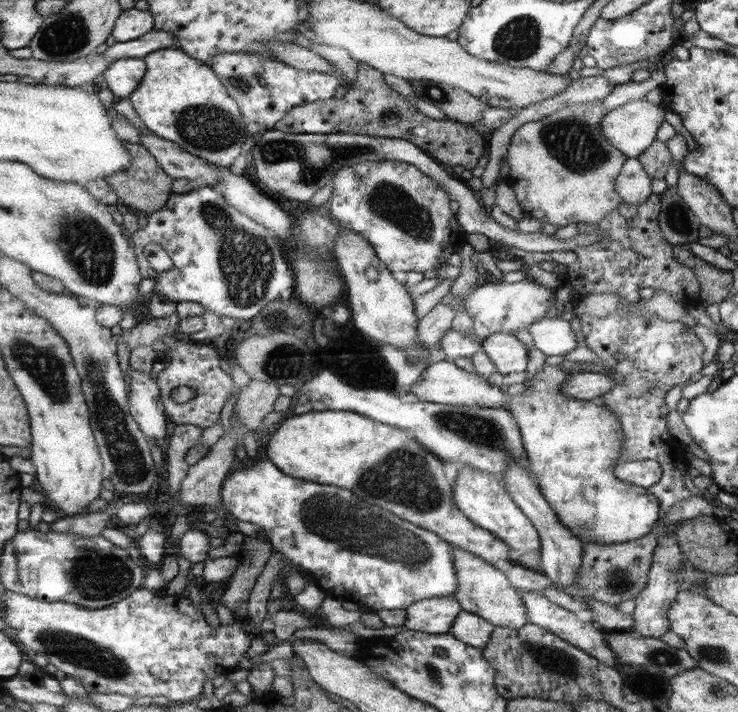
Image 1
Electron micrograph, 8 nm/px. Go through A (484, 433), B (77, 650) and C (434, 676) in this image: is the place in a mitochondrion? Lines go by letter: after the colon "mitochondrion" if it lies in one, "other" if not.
A: mitochondrion
B: mitochondrion
C: mitochondrion

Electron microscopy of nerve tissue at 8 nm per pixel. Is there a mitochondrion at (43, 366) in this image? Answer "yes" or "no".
yes

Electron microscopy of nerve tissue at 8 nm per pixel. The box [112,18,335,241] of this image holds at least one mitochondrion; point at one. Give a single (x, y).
(204, 127)

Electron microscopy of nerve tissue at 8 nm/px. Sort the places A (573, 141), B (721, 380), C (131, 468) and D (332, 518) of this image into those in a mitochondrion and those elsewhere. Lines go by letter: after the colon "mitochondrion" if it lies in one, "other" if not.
A: mitochondrion
B: other
C: mitochondrion
D: mitochondrion

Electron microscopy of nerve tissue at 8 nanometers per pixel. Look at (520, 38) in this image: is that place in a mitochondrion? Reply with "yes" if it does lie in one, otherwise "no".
yes

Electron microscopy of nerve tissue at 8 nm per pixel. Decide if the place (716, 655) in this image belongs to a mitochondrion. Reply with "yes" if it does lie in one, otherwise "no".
yes

